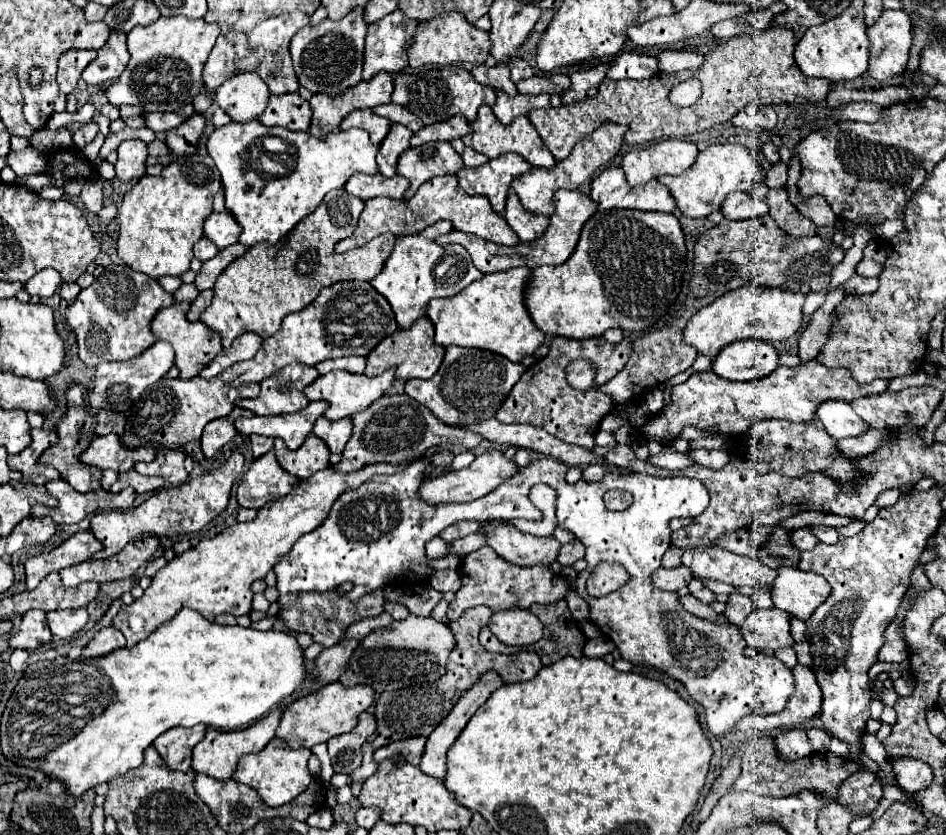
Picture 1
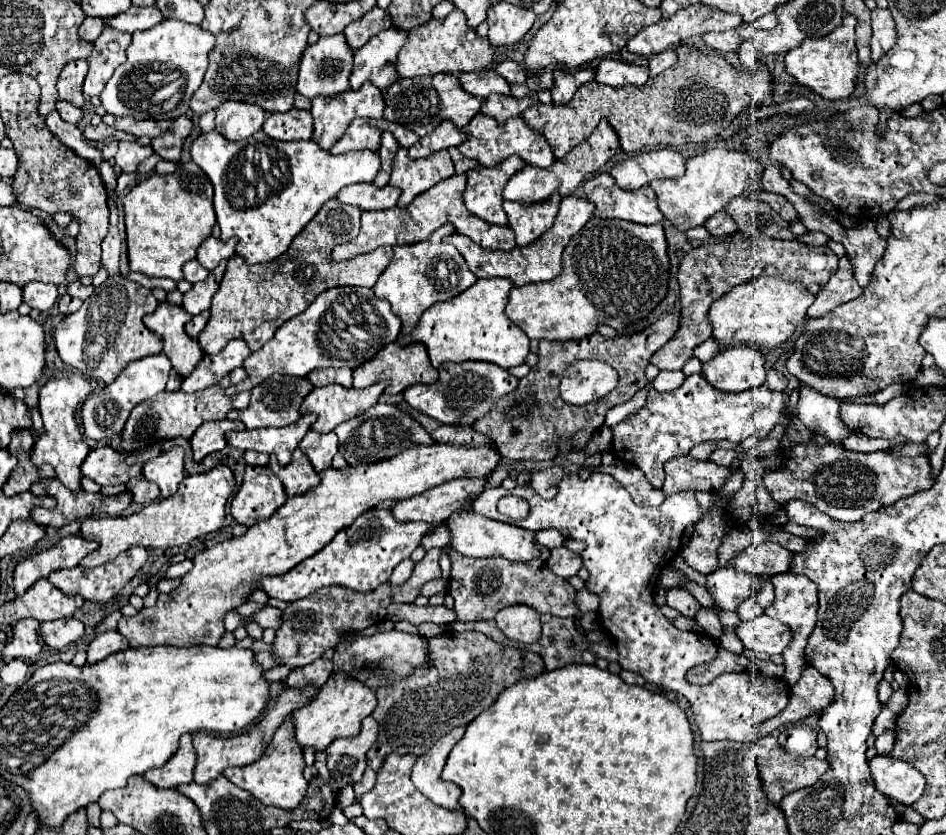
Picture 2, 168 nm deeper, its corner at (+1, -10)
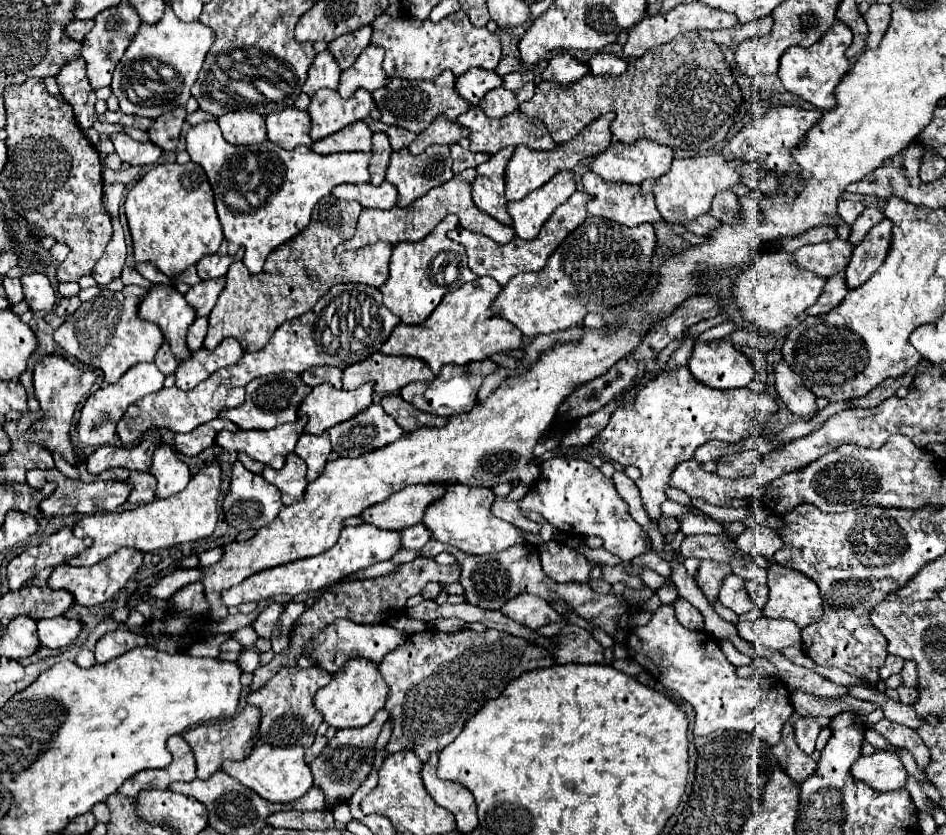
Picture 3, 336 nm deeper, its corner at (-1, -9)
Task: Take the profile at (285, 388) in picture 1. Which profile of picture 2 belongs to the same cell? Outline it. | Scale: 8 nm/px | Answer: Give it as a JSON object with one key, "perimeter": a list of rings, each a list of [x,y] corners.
{"perimeter":[[[273,374],[265,382],[257,384],[251,390],[251,404],[245,410],[231,410],[227,414],[229,420],[241,420],[247,428],[267,428],[267,426],[289,426],[299,420],[299,406],[303,398],[313,390],[311,382],[307,378],[295,378],[287,374]]]}

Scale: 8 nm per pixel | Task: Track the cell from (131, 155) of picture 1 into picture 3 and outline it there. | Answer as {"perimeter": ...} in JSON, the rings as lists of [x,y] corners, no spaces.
{"perimeter":[[[125,133],[111,135],[111,141],[113,141],[115,153],[121,157],[121,161],[129,163],[129,165],[153,165],[163,153],[157,145],[139,143]]]}

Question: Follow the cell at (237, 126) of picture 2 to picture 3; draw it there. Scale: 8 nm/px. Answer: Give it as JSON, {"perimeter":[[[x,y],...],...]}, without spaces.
{"perimeter":[[[229,111],[217,119],[223,137],[233,145],[257,145],[265,137],[265,119],[255,111]]]}

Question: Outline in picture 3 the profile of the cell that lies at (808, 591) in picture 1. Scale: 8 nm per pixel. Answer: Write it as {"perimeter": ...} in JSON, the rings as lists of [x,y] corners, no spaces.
{"perimeter":[[[777,563],[771,565],[769,601],[763,607],[765,617],[783,617],[803,629],[819,621],[821,613],[819,587],[809,577]]]}

